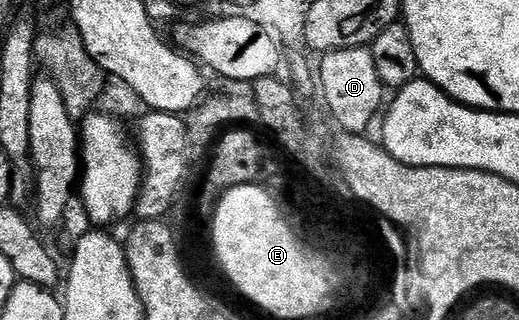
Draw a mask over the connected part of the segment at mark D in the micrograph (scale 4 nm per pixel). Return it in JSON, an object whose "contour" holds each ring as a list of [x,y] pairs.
{"contour":[[[359,45],[349,49],[339,49],[323,54],[319,58],[318,89],[324,92],[324,101],[332,112],[332,117],[346,133],[367,134],[368,124],[377,117],[385,104],[386,90],[378,79],[378,70],[374,67],[374,55],[371,48]]]}

